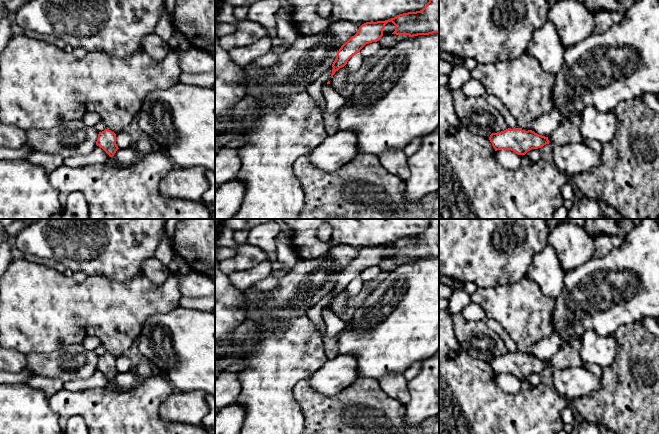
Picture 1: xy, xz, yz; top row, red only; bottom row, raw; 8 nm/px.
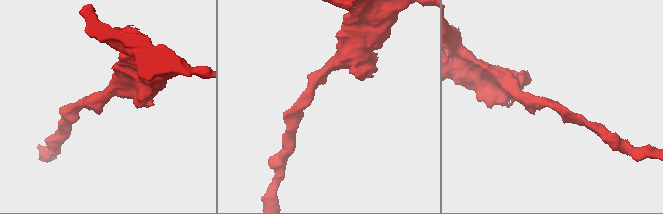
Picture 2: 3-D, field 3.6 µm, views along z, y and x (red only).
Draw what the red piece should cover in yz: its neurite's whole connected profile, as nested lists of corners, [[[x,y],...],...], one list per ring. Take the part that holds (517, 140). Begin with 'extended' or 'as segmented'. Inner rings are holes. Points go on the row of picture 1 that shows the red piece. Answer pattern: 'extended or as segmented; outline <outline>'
as segmented; outline [[[508,128],[498,133],[492,133],[489,137],[495,151],[511,150],[518,155],[525,155],[532,149],[538,149],[549,144],[548,137],[539,135],[532,130],[520,128]]]

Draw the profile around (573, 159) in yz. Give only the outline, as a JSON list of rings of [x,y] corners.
[[[583,142],[553,146],[556,168],[570,176],[587,172],[601,163],[601,156]]]

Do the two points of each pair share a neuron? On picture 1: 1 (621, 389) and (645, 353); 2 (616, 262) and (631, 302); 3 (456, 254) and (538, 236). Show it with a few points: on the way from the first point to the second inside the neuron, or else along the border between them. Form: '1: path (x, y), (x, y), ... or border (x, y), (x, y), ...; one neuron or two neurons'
1: path (632, 388), (638, 382), (643, 364); one neuron
2: path (616, 274), (622, 280), (631, 282), (630, 290); one neuron
3: path (476, 254), (506, 254), (512, 248), (518, 246); one neuron

